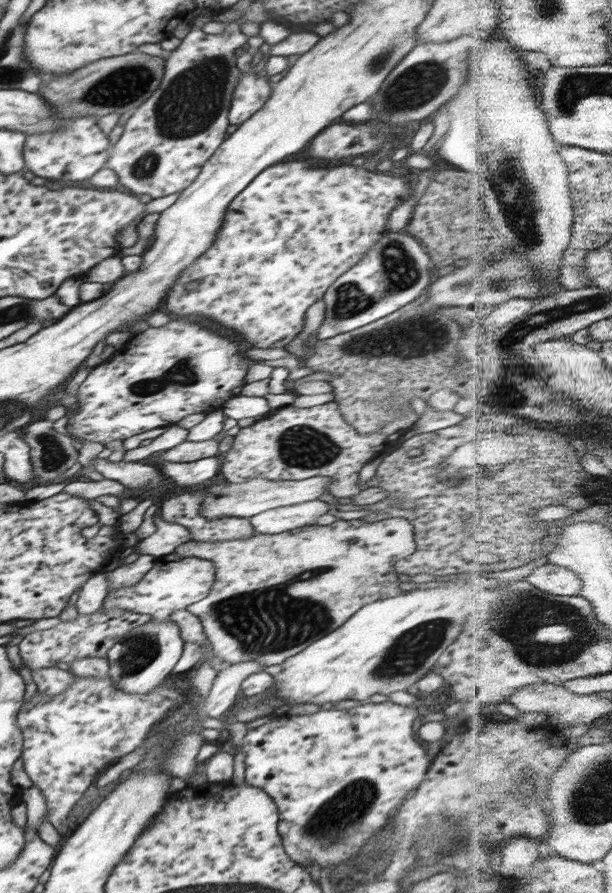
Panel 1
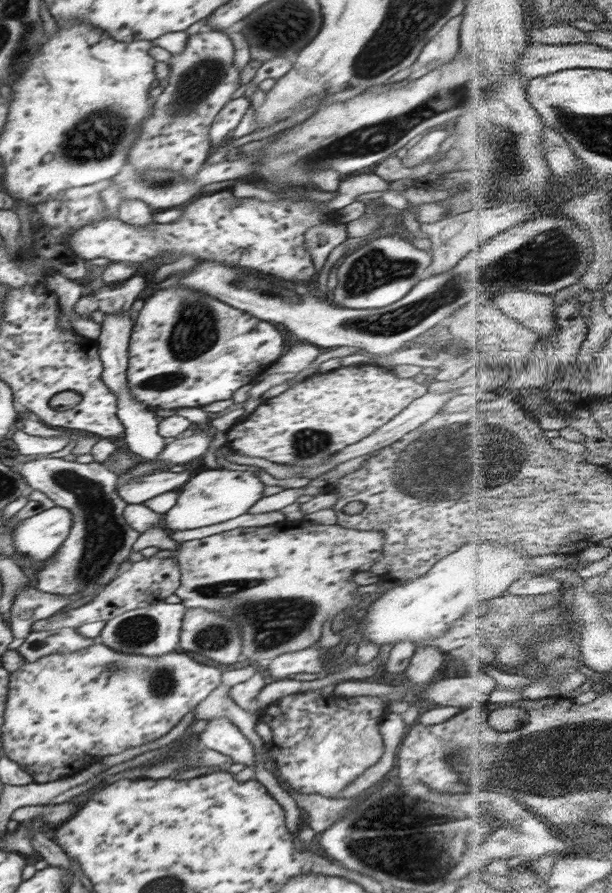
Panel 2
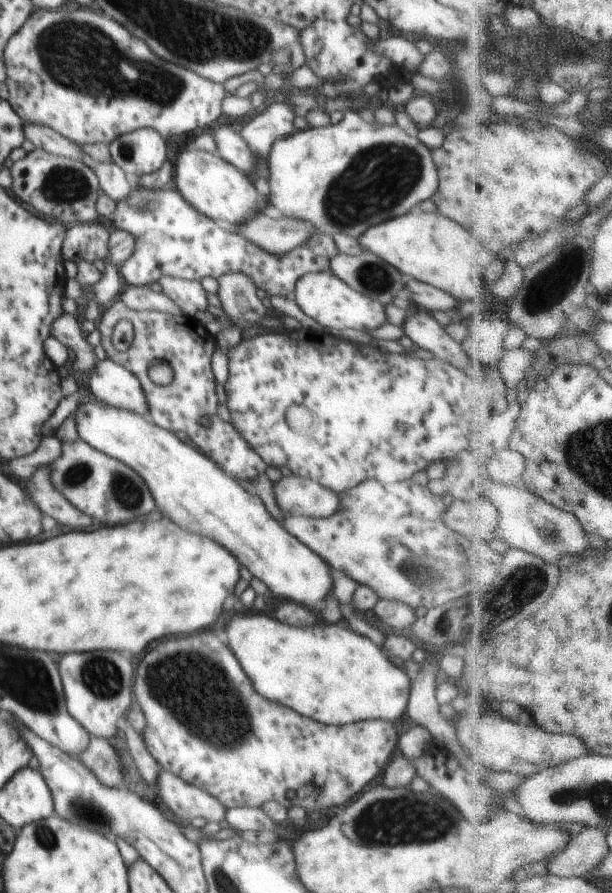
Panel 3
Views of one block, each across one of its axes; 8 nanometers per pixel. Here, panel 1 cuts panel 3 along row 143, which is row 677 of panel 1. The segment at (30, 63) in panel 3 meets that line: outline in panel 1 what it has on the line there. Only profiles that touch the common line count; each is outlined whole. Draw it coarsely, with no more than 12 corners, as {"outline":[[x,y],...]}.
{"outline":[[78,676],[18,711],[22,760],[60,836],[111,760],[188,700]]}

